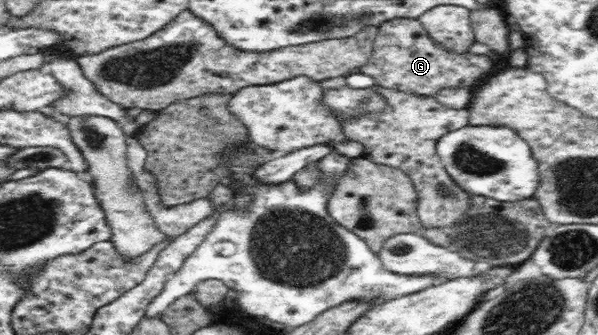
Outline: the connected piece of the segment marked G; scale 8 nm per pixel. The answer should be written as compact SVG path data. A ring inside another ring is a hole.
M392 18L378 26L374 52L369 62L359 69L384 88L435 98L442 88L476 86L492 70L492 60L488 55L480 56L470 51L464 54L448 51L426 33L418 18Z

